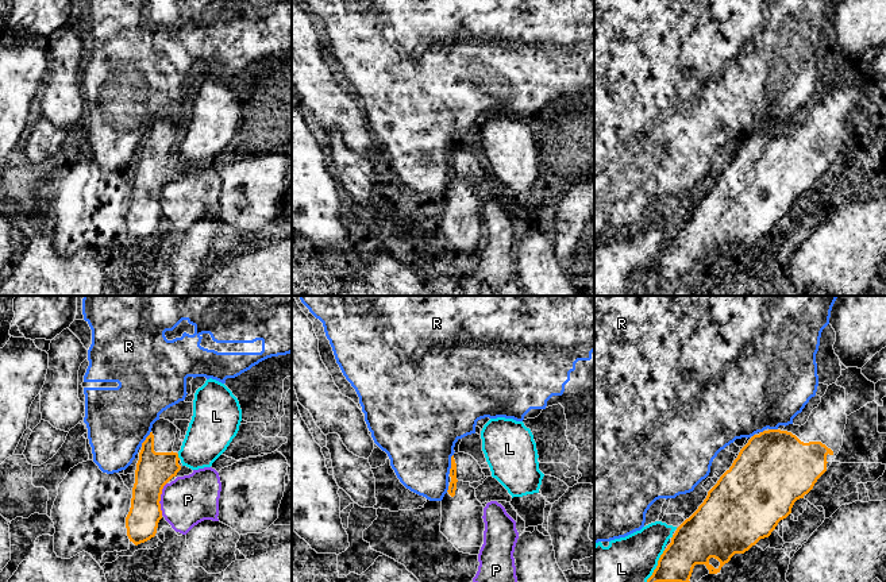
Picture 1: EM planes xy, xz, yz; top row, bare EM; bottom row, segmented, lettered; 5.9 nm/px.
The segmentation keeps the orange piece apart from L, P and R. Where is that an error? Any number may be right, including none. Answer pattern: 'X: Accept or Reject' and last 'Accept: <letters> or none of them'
L: Reject
P: Reject
R: Reject
Accept: none of them

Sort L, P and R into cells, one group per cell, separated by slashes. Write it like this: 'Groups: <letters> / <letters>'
Groups: L / P / R

